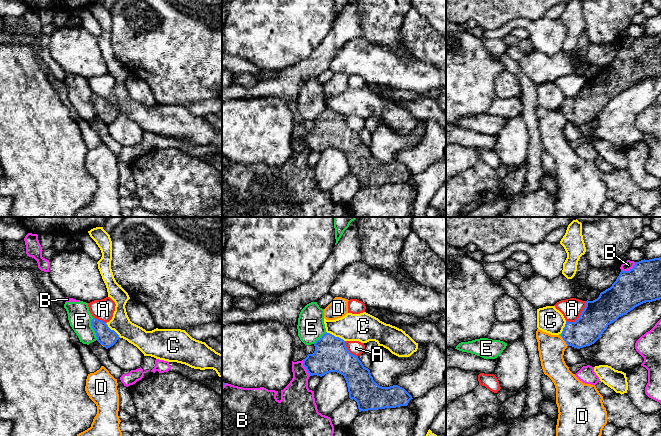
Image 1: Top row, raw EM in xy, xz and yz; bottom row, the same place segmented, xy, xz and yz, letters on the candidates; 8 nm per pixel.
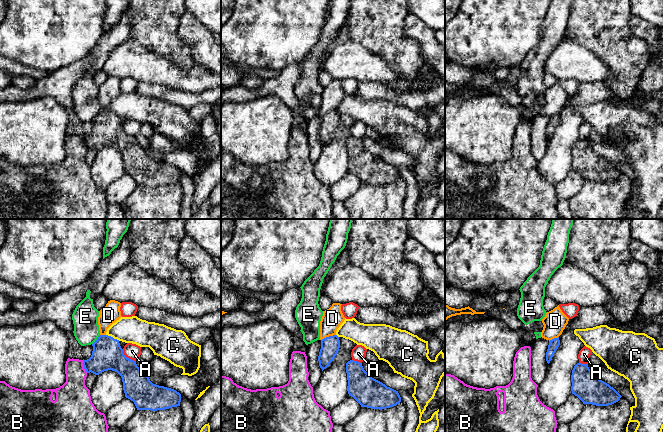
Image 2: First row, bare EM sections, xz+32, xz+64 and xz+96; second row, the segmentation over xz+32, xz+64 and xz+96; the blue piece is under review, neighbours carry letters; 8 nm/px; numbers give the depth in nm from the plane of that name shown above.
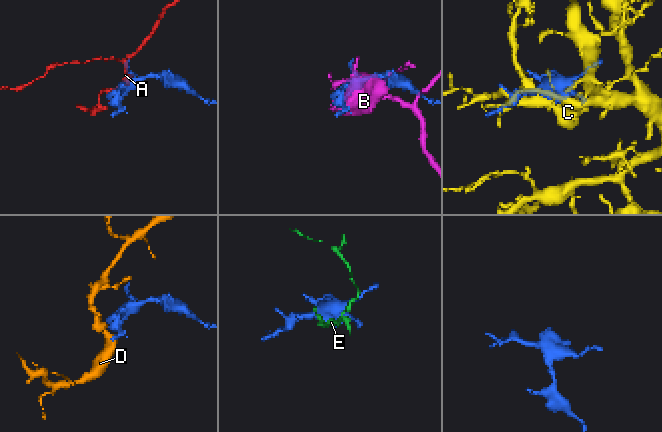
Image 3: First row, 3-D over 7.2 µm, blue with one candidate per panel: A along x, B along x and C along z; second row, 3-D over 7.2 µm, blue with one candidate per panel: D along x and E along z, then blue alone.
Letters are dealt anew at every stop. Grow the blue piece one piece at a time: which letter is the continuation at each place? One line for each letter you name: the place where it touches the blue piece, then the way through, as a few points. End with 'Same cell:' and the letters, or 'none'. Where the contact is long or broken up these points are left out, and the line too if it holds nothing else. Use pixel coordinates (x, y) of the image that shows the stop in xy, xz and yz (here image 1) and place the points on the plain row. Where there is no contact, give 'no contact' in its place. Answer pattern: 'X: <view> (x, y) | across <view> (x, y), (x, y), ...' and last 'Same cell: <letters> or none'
Same cell: none

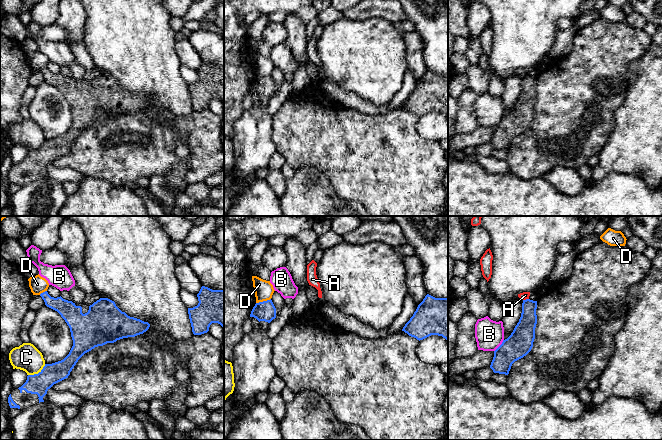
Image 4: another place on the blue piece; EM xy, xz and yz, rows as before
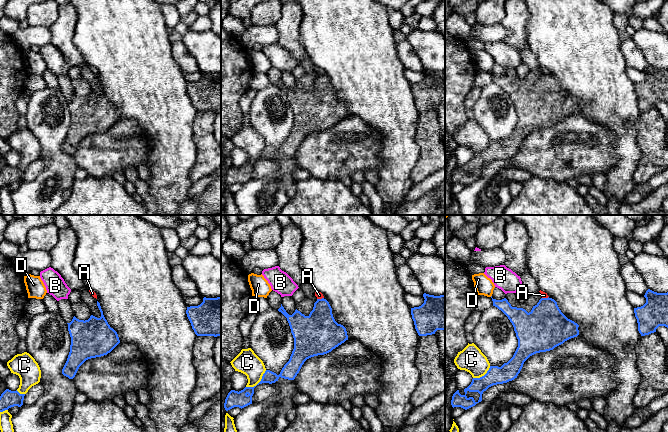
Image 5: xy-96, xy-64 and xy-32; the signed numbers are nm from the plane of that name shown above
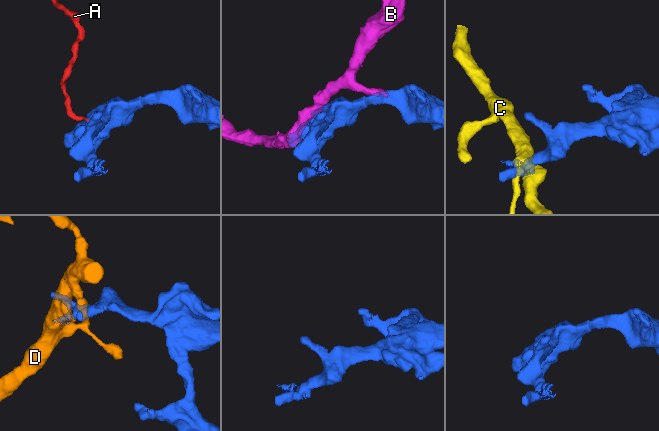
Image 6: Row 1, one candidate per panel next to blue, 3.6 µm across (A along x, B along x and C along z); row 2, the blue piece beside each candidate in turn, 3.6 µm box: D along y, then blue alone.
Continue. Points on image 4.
Same cell: none

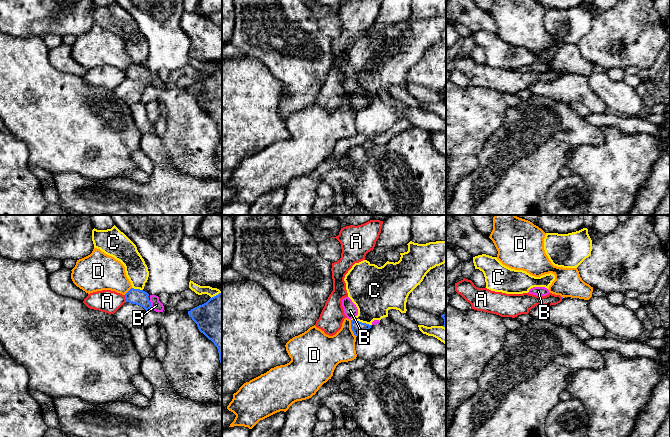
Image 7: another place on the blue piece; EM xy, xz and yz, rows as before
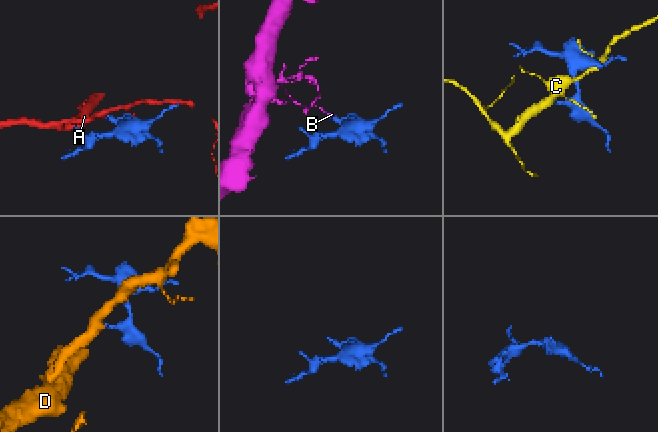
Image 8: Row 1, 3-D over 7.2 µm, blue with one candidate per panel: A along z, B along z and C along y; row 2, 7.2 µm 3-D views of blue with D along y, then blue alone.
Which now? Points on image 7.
Same cell: none

